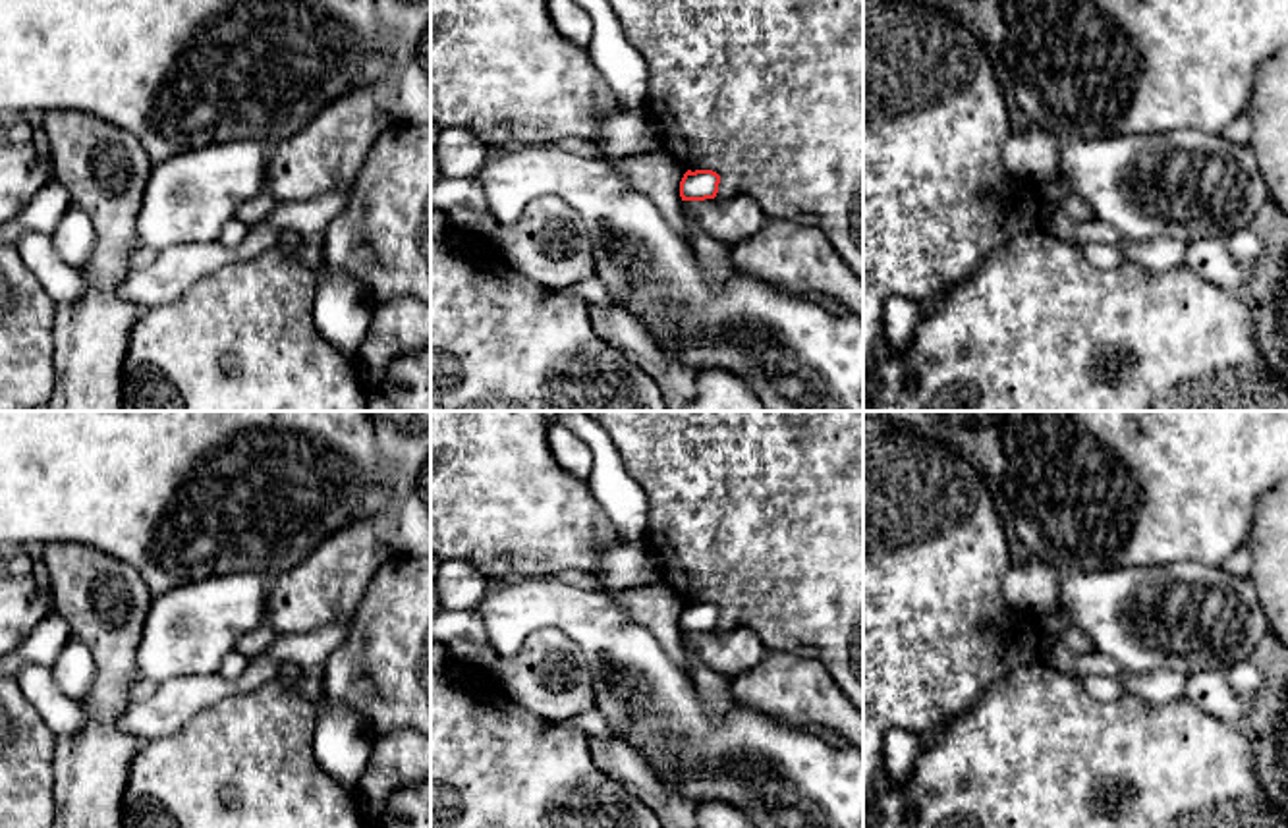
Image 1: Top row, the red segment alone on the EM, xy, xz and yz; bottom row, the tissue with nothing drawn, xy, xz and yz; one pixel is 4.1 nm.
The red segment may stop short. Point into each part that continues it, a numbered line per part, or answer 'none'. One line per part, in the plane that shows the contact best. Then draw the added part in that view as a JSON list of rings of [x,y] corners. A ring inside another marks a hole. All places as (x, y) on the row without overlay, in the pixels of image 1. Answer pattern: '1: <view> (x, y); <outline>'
none

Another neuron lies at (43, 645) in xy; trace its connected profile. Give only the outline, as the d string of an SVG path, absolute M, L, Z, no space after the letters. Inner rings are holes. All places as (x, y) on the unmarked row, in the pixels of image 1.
M52 610L41 620L17 650L0 656L0 679L15 679L27 664L52 668L70 637L71 629L68 621Z

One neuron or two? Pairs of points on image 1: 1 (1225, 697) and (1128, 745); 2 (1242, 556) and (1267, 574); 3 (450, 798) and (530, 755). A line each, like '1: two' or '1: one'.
1: two
2: two
3: one

